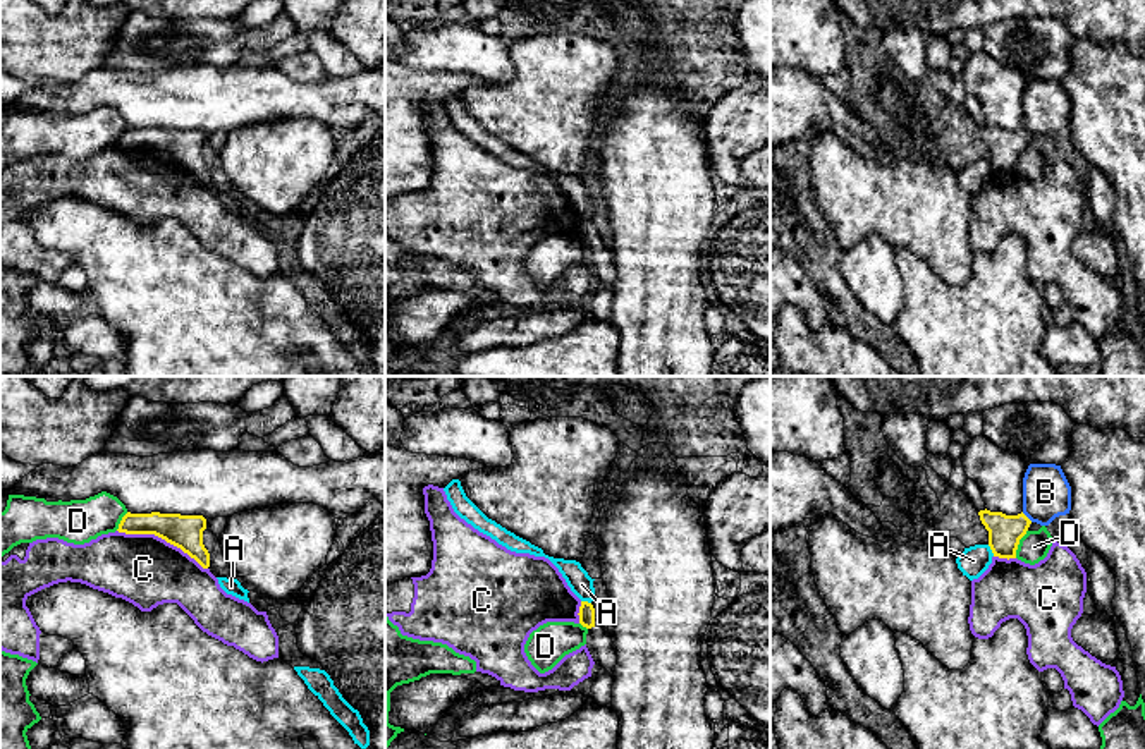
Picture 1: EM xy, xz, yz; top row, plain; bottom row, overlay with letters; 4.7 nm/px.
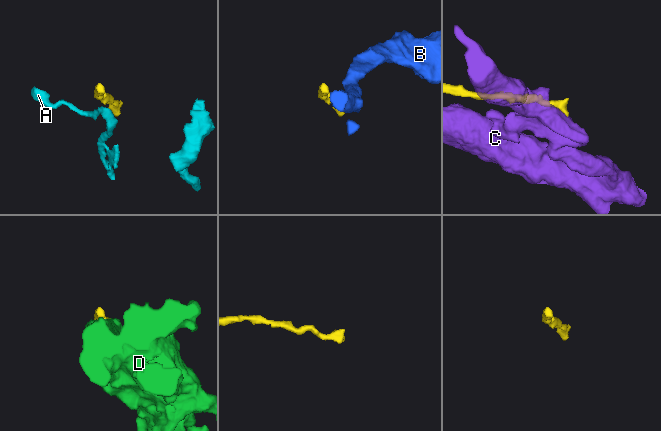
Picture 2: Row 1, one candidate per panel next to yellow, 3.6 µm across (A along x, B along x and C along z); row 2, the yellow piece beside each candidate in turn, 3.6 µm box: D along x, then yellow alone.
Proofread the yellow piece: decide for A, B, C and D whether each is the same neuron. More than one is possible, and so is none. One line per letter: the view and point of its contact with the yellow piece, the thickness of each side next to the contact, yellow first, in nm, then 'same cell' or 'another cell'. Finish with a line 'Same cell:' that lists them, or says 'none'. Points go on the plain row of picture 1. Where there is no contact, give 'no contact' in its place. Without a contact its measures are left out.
A: meets yellow in yz at (991, 164); 160 nm thick on the yellow side, 140 nm on the other; another cell
B: meets yellow in yz at (1025, 131); 160 nm thick on the yellow side, 220 nm on the other; another cell
C: meets yellow in xy at (162, 153); 160 nm thick on the yellow side, 340 nm on the other; another cell
D: meets yellow in yz at (1018, 158); 160 nm thick on the yellow side, 140 nm on the other; another cell
Same cell: none

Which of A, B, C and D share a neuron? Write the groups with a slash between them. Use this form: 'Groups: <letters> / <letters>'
Groups: A / B / C / D

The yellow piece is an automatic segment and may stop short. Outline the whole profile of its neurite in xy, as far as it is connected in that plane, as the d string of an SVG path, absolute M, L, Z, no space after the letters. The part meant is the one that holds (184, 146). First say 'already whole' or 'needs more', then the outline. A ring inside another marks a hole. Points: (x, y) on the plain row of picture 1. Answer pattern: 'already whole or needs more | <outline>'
already whole | M127 127L120 139L119 148L126 149L155 149L167 158L181 163L194 174L203 184L210 182L210 168L203 160L203 146L206 134L203 131L181 131L181 129L131 129Z

